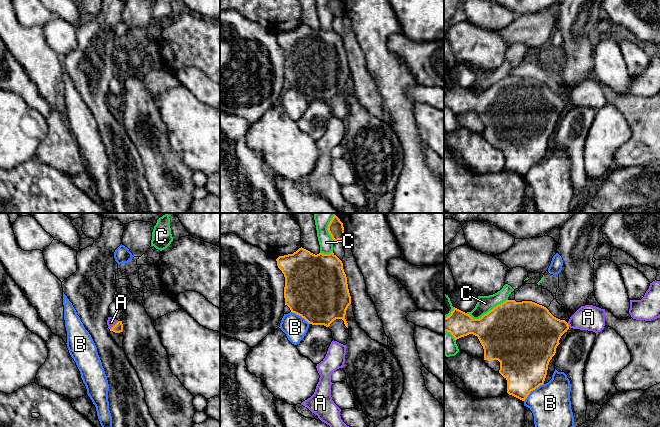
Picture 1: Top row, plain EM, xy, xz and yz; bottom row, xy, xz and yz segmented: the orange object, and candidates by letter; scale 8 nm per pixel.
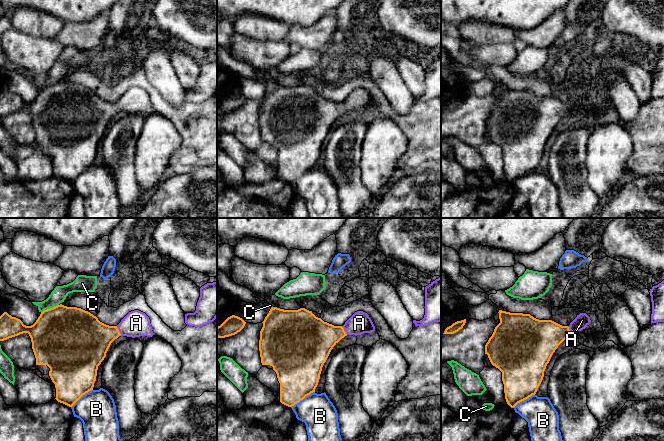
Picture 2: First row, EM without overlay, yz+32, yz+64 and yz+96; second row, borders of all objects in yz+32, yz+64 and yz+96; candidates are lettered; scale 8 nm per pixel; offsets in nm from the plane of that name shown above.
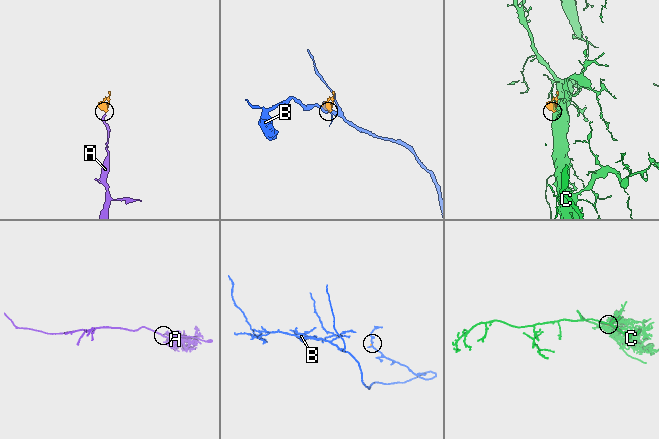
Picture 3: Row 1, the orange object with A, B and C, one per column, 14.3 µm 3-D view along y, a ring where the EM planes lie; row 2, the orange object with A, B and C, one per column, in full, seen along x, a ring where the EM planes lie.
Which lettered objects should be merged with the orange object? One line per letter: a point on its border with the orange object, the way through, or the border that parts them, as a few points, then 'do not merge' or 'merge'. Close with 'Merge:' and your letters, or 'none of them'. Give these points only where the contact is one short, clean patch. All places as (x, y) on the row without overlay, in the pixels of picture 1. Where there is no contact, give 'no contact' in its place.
A: meets orange in xy at (114, 101); runs through xy (118, 103), (114, 101), (111, 98); merge
B: meets orange in yz at (532, 166); do not merge
C: meets orange in yz at (487, 89); do not merge
Merge: A

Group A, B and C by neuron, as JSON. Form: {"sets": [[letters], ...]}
{"sets": [["A"], ["B"], ["C"]]}

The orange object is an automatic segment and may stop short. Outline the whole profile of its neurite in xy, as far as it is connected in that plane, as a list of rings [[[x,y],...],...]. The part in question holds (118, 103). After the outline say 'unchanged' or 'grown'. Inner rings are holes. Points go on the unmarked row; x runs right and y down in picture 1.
[[[108,93],[107,101],[110,107],[113,107],[115,109],[120,109],[123,107],[122,97],[118,97],[112,93]]]; grown

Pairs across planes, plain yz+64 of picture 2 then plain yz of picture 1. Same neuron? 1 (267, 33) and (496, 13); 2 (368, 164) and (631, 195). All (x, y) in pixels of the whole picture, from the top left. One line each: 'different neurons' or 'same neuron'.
1: same neuron
2: different neurons

